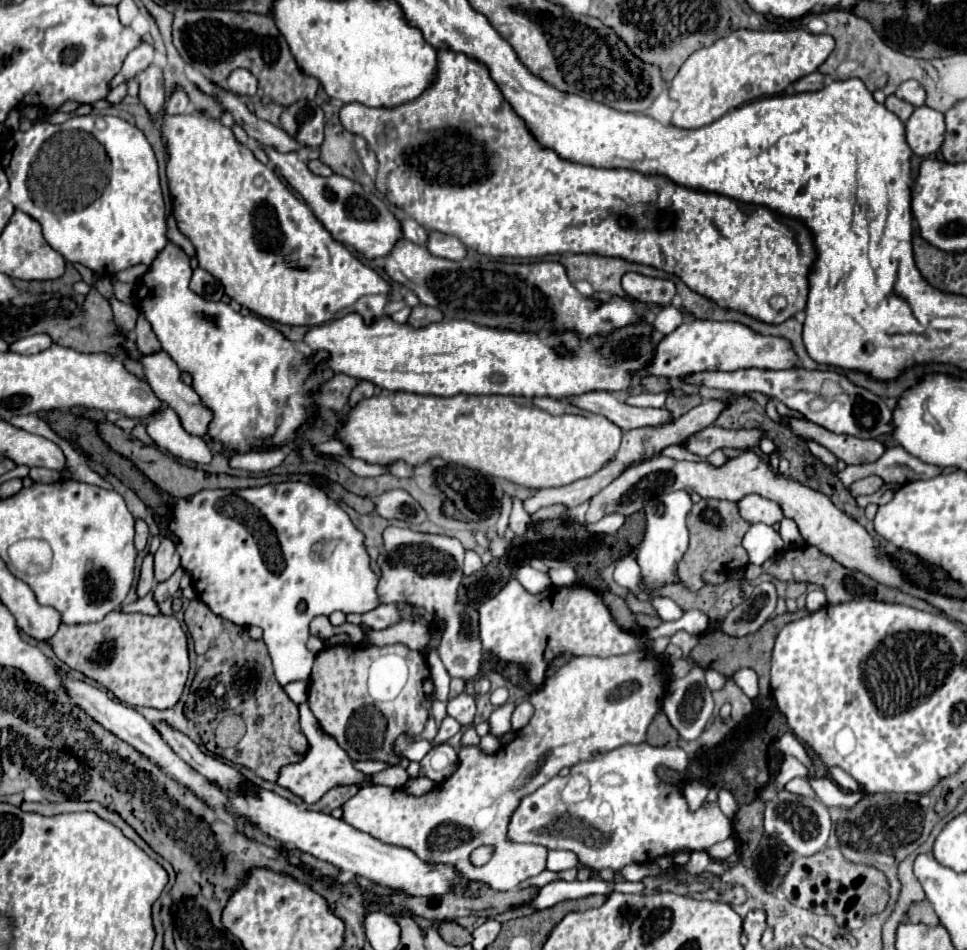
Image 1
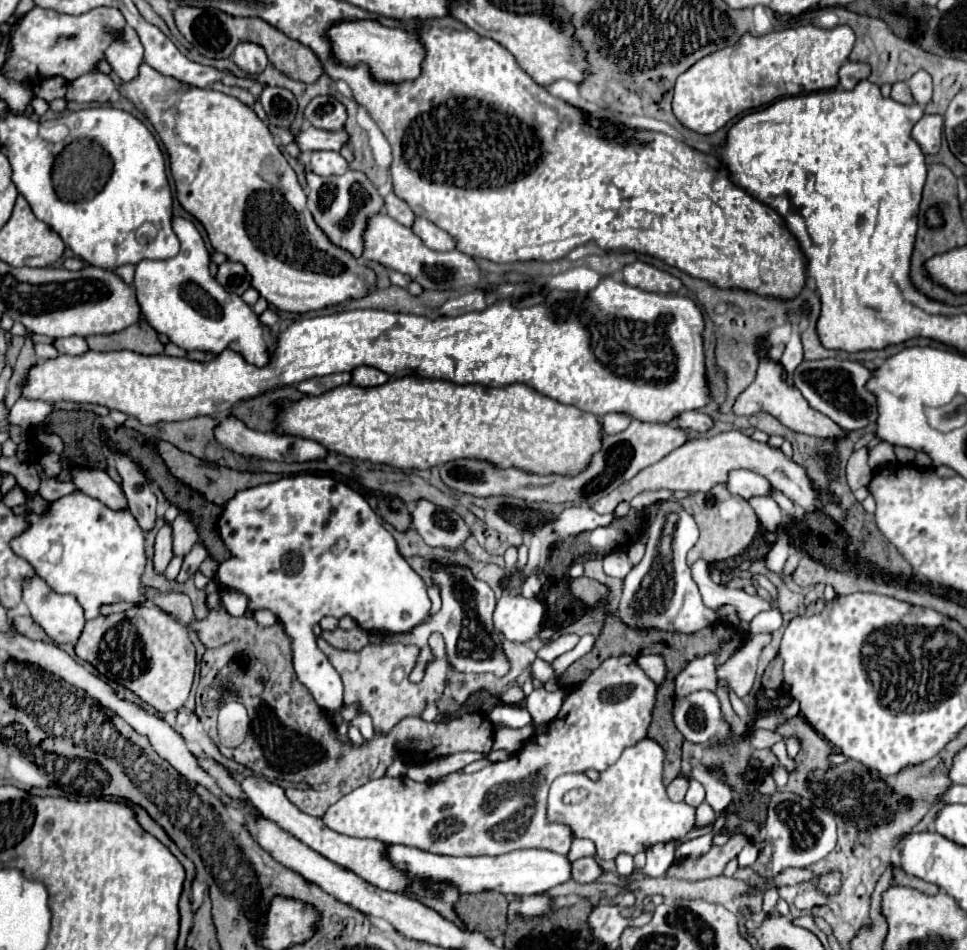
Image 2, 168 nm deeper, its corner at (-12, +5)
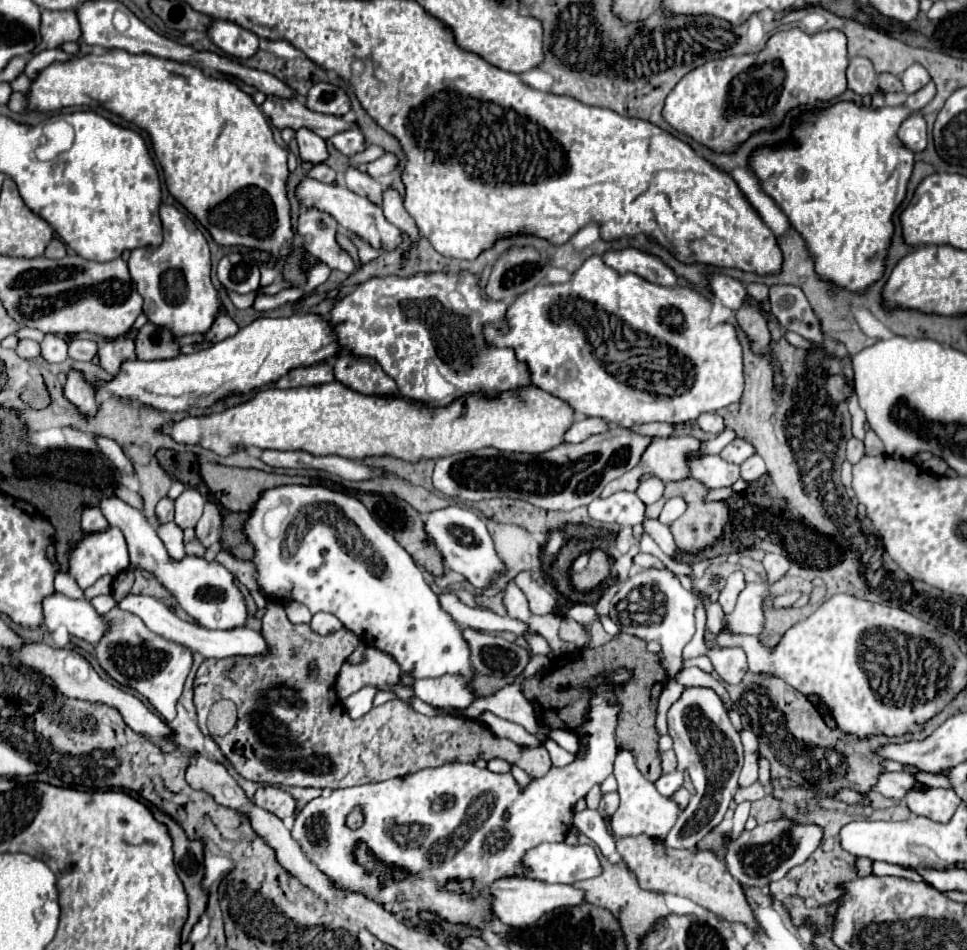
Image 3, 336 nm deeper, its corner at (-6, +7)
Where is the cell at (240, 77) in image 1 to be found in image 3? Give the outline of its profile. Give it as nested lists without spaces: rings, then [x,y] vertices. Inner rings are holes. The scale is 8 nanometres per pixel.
[[[212,19],[206,33],[210,35],[212,43],[230,57],[248,59],[254,55],[254,51],[258,51],[258,37],[244,27],[238,27],[236,23]]]

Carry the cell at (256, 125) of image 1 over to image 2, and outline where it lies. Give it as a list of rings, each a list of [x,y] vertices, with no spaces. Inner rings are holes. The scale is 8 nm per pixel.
[[[306,127],[300,129],[298,133],[294,133],[294,143],[298,145],[300,153],[304,151],[320,151],[320,149],[332,149],[332,151],[340,151],[340,147],[346,143],[348,135],[344,129],[336,131],[336,133],[328,133],[316,127]]]

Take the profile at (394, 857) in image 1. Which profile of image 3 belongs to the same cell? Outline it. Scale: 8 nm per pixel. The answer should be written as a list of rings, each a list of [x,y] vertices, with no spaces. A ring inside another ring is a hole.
[[[544,843],[534,847],[534,851],[526,853],[524,867],[526,867],[526,877],[542,879],[544,883],[576,883],[592,879],[602,873],[600,859],[592,845],[568,845],[568,843]]]

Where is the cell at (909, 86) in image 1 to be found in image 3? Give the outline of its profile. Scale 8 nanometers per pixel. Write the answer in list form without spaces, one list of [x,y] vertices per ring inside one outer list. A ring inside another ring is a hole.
[[[912,65],[900,75],[900,81],[904,85],[904,93],[910,95],[910,93],[922,89],[930,81],[930,75],[922,65]]]

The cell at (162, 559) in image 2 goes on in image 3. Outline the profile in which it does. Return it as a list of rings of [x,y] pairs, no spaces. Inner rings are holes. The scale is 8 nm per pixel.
[[[162,497],[156,505],[156,515],[158,523],[168,523],[174,519],[174,501],[170,497]]]

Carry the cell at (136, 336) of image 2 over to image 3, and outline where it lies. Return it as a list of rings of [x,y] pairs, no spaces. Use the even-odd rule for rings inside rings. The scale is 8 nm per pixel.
[[[146,323],[138,333],[136,353],[138,353],[138,359],[142,361],[174,359],[180,355],[180,345],[176,341],[176,335],[166,327]]]

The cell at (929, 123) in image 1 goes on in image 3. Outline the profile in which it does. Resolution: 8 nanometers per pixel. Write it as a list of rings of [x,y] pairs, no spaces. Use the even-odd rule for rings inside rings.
[[[914,113],[904,119],[904,123],[898,129],[898,139],[904,147],[918,153],[926,149],[926,121],[920,113]]]

